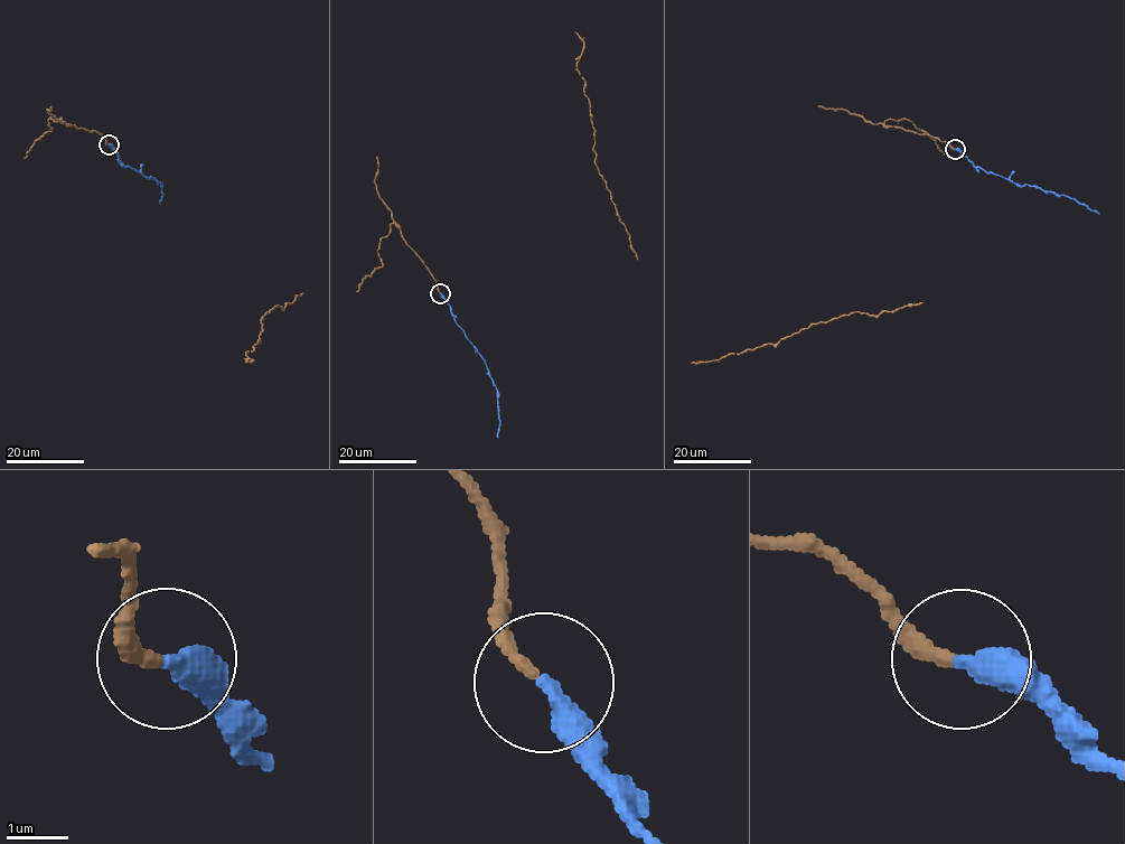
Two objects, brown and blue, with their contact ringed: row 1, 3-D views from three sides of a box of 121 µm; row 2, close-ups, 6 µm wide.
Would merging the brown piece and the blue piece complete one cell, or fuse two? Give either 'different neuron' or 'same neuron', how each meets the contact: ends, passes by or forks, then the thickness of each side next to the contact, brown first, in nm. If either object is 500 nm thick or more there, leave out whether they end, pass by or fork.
different neuron | brown ends | blue ends | 240/400 nm

